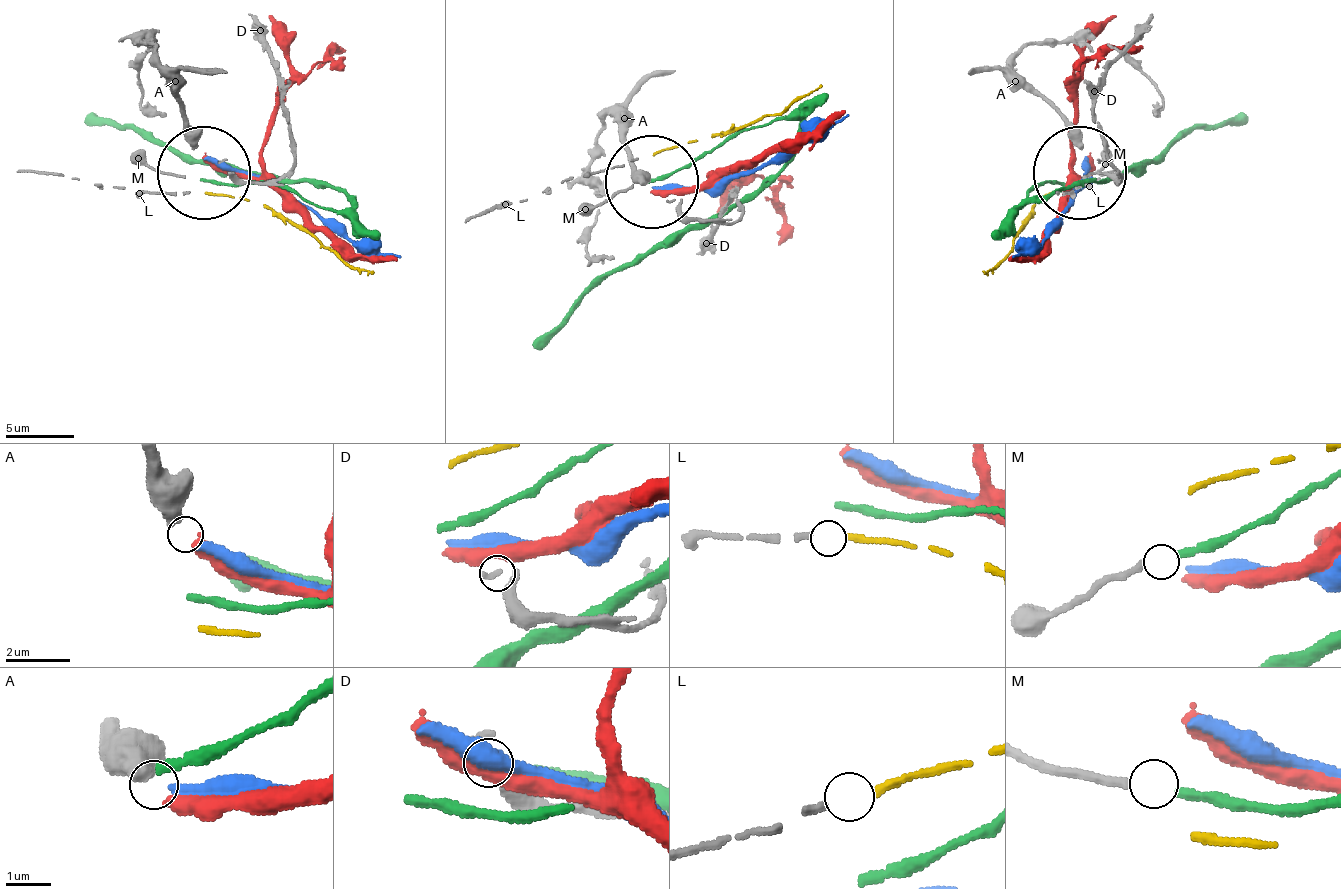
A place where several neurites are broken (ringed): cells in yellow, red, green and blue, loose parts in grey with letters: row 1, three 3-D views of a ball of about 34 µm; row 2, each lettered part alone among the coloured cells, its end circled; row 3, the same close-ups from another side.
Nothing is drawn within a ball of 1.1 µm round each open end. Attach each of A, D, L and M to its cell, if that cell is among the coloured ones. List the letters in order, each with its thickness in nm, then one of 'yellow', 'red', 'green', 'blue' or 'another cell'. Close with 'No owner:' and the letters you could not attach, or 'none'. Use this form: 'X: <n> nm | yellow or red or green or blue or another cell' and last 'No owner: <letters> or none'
A: 650 nm | red
D: 120 nm | another cell
L: 140 nm | yellow
M: 190 nm | green
No owner: D

